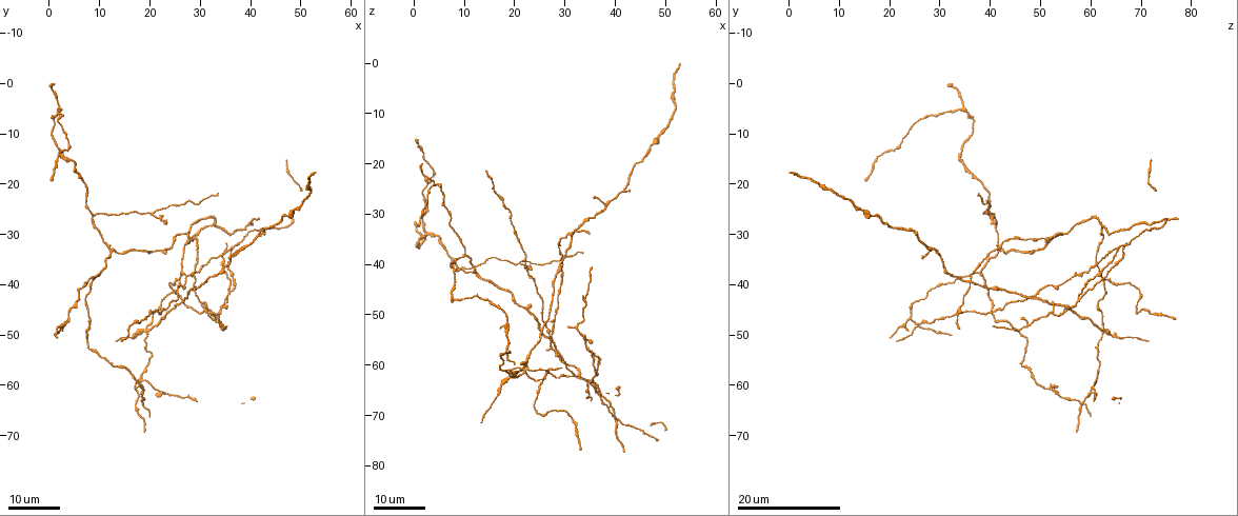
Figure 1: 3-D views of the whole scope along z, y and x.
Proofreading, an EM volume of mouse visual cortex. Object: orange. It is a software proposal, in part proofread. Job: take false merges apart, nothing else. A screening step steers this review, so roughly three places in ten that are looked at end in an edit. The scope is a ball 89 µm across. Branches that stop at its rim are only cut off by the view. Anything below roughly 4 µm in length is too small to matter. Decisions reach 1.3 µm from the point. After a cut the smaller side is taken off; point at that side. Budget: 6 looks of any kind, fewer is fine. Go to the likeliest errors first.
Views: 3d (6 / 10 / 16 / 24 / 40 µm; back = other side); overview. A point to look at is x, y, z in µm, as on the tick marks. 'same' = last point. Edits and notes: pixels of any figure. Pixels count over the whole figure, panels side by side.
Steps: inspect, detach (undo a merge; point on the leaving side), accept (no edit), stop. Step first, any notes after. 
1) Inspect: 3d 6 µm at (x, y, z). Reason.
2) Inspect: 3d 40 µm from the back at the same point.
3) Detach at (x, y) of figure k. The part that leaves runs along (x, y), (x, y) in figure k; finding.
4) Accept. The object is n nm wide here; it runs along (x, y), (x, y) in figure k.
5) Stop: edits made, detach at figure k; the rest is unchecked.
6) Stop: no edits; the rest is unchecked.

Inspect: 3d 16 µm at (3.5, 46.5, 24.5). Small branch off a trunk.

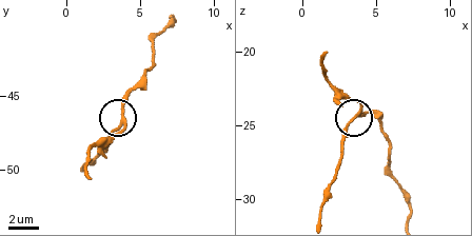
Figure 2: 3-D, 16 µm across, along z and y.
Inspect: 3d 10 µm at (3.8, 47.0, 24.2).

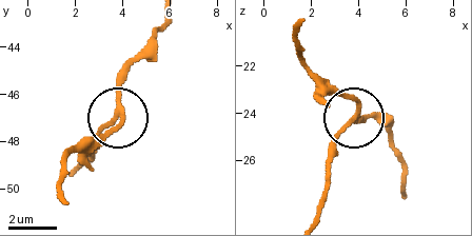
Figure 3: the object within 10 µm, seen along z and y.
Accept. 3 arms meet here; it runs along (406, 193), (388, 133), (355, 120), (352, 102), (317, 74) in figure 3; all the same neuron.

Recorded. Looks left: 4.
Inspect: 3d 16 µm at (18.5, 49.0, 62.5). Looks like a crossing.

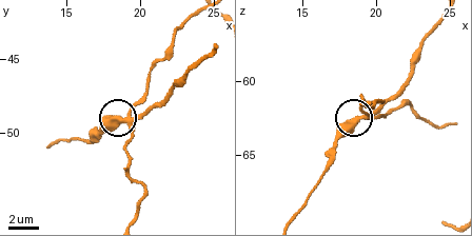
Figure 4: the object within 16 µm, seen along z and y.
Inspect: 3d 6 µm at (18.6, 49.4, 62.8).

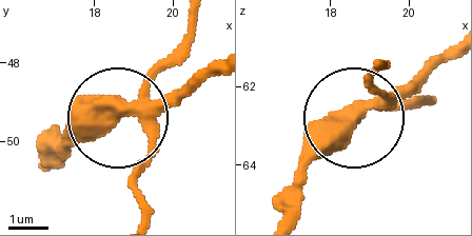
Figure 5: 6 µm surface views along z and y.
Detach at (89, 111) of figure 5. The object is 400 nm wide here; the part that leaves runs along (150, 113), (176, 102), (217, 62) in figure 5; two neurons meet here.

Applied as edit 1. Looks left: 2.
Stop: edits made, detach at figure 5; the rest is unchecked.

